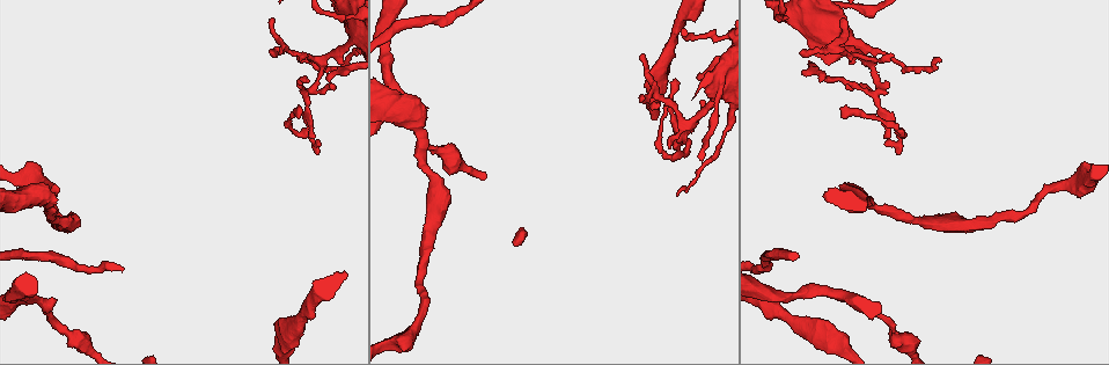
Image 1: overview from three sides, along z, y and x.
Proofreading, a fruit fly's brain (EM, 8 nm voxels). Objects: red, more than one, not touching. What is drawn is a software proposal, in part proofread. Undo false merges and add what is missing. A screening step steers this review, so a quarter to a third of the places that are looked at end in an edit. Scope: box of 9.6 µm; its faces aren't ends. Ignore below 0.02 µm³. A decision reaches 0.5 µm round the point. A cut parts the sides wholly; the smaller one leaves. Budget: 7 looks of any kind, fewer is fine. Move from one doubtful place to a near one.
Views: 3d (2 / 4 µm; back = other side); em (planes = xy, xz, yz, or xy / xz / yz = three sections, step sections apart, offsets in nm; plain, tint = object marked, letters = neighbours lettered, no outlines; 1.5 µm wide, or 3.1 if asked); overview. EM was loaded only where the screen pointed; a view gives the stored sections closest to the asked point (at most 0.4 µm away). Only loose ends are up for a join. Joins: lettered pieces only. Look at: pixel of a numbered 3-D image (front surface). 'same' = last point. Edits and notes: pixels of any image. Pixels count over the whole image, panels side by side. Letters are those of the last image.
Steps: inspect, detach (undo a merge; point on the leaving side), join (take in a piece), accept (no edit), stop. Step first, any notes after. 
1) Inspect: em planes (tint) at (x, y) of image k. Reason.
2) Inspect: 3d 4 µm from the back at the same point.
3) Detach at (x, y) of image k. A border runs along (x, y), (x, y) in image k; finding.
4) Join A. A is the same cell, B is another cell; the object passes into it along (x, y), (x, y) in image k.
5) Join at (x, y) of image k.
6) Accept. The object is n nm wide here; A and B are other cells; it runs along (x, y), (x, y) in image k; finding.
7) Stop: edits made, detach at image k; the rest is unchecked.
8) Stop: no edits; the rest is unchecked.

Inspect: em planes (letters) at (940, 59) of image 1. Long arm stops here.

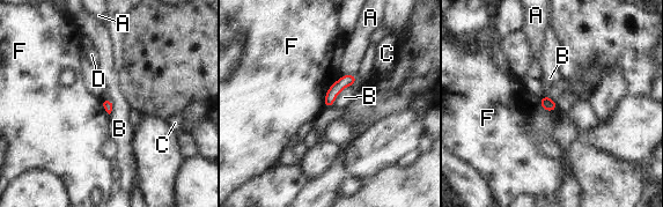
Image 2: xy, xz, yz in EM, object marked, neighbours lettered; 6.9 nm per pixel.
Accept. The longest contact is with F, 260 nm; A, B, C, D and F are other cells; no lettered piece goes on from it.

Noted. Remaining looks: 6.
Inspect: 3d 2 µm at (784, 16) of image 1. Sudden change in width.

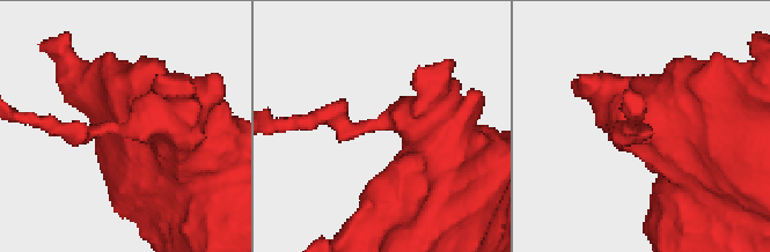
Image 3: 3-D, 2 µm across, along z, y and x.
Inspect: em xy step 4 (letters) at (96, 130) of image 3.

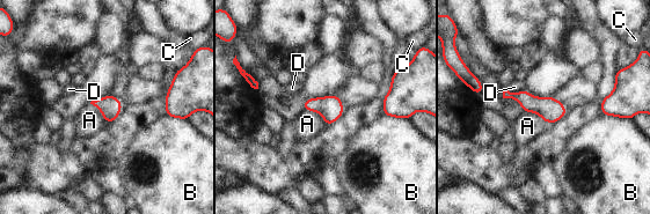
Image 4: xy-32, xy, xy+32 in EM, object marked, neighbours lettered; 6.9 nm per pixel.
Accept. A, B, C and D are other cells; a border runs along (601, 112), (630, 120) in image 4; one neuron here.

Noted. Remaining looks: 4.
Inspect: 3d 4 µm at (61, 332) of image 1. Thick turns thin.

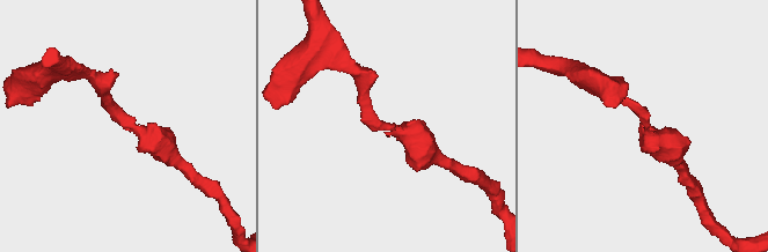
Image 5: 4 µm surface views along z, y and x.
Inspect: em planes (letters) at (126, 124) of image 5. The arms are 180, 400 nm wide.

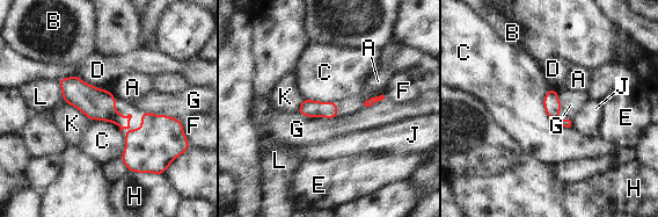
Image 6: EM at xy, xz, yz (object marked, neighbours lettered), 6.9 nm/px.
Accept. A, B, C, D, E, F, G, H, J, K and L are other cells; a border runs along (305, 98), (319, 101), (334, 101) in image 6; one neuron here.

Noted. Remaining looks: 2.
Stop: no edits; the rest is unchecked.

